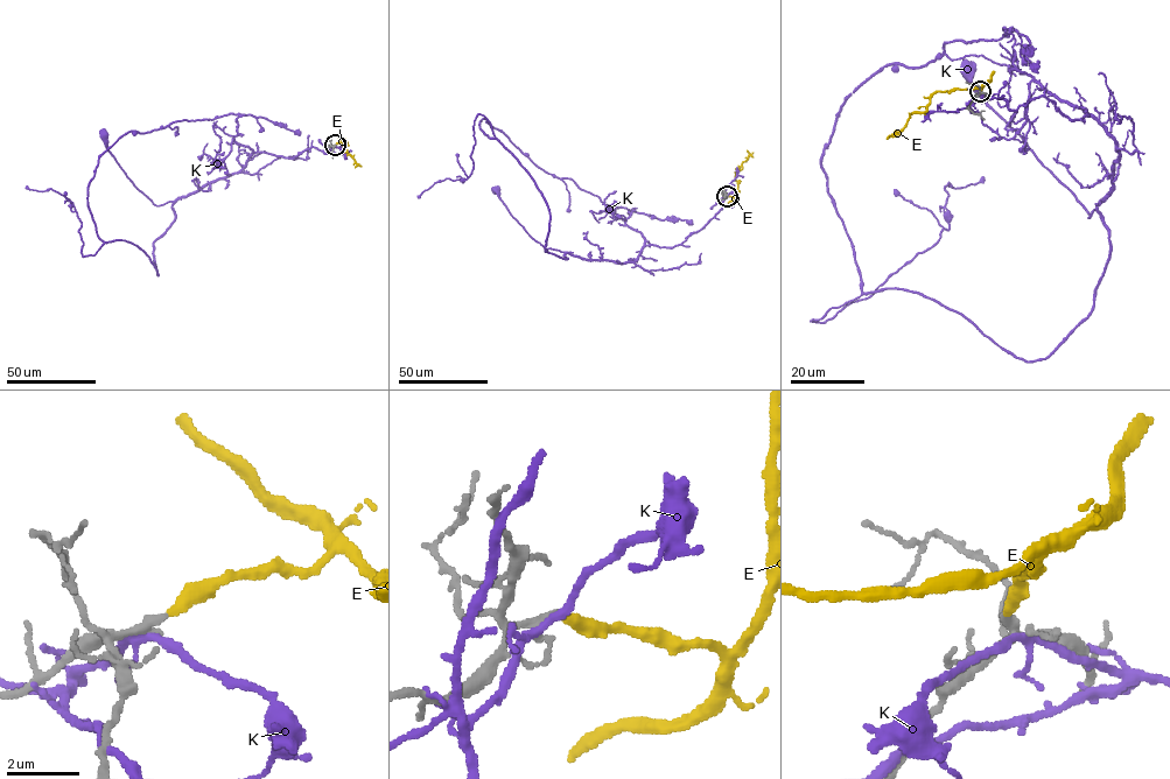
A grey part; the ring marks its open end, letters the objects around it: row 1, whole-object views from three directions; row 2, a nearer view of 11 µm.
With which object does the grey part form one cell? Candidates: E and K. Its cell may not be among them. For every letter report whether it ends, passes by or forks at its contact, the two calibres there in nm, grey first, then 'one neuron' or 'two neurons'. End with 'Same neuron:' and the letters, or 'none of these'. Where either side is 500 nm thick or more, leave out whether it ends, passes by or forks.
E: it ends | 240/320 nm | one neuron
K: it forks | 150/190 nm | two neurons
Same neuron: E

